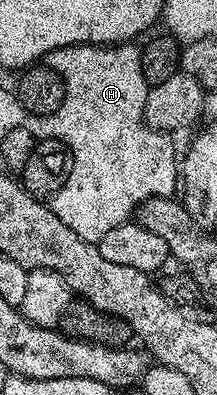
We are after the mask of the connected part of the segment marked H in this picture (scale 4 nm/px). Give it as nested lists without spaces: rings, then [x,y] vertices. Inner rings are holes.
[[[123,43],[121,45],[69,45],[68,47],[60,47],[56,51],[52,51],[44,59],[52,71],[56,71],[64,79],[66,84],[66,98],[64,103],[52,115],[47,117],[31,116],[30,129],[35,133],[35,138],[45,139],[51,137],[57,141],[62,141],[72,151],[74,162],[72,163],[72,175],[68,175],[68,183],[64,183],[64,187],[60,187],[60,191],[56,191],[53,197],[49,198],[48,204],[52,212],[56,215],[56,219],[60,219],[60,223],[72,227],[72,231],[76,231],[76,235],[80,235],[80,239],[97,243],[104,235],[108,235],[112,223],[126,223],[135,216],[139,205],[142,205],[148,199],[153,197],[170,197],[171,194],[179,188],[180,185],[180,161],[174,157],[174,145],[170,142],[171,138],[167,134],[162,133],[158,129],[153,129],[146,122],[144,115],[144,103],[148,103],[148,95],[150,94],[150,85],[144,79],[144,67],[142,66],[142,50],[137,44]]]

